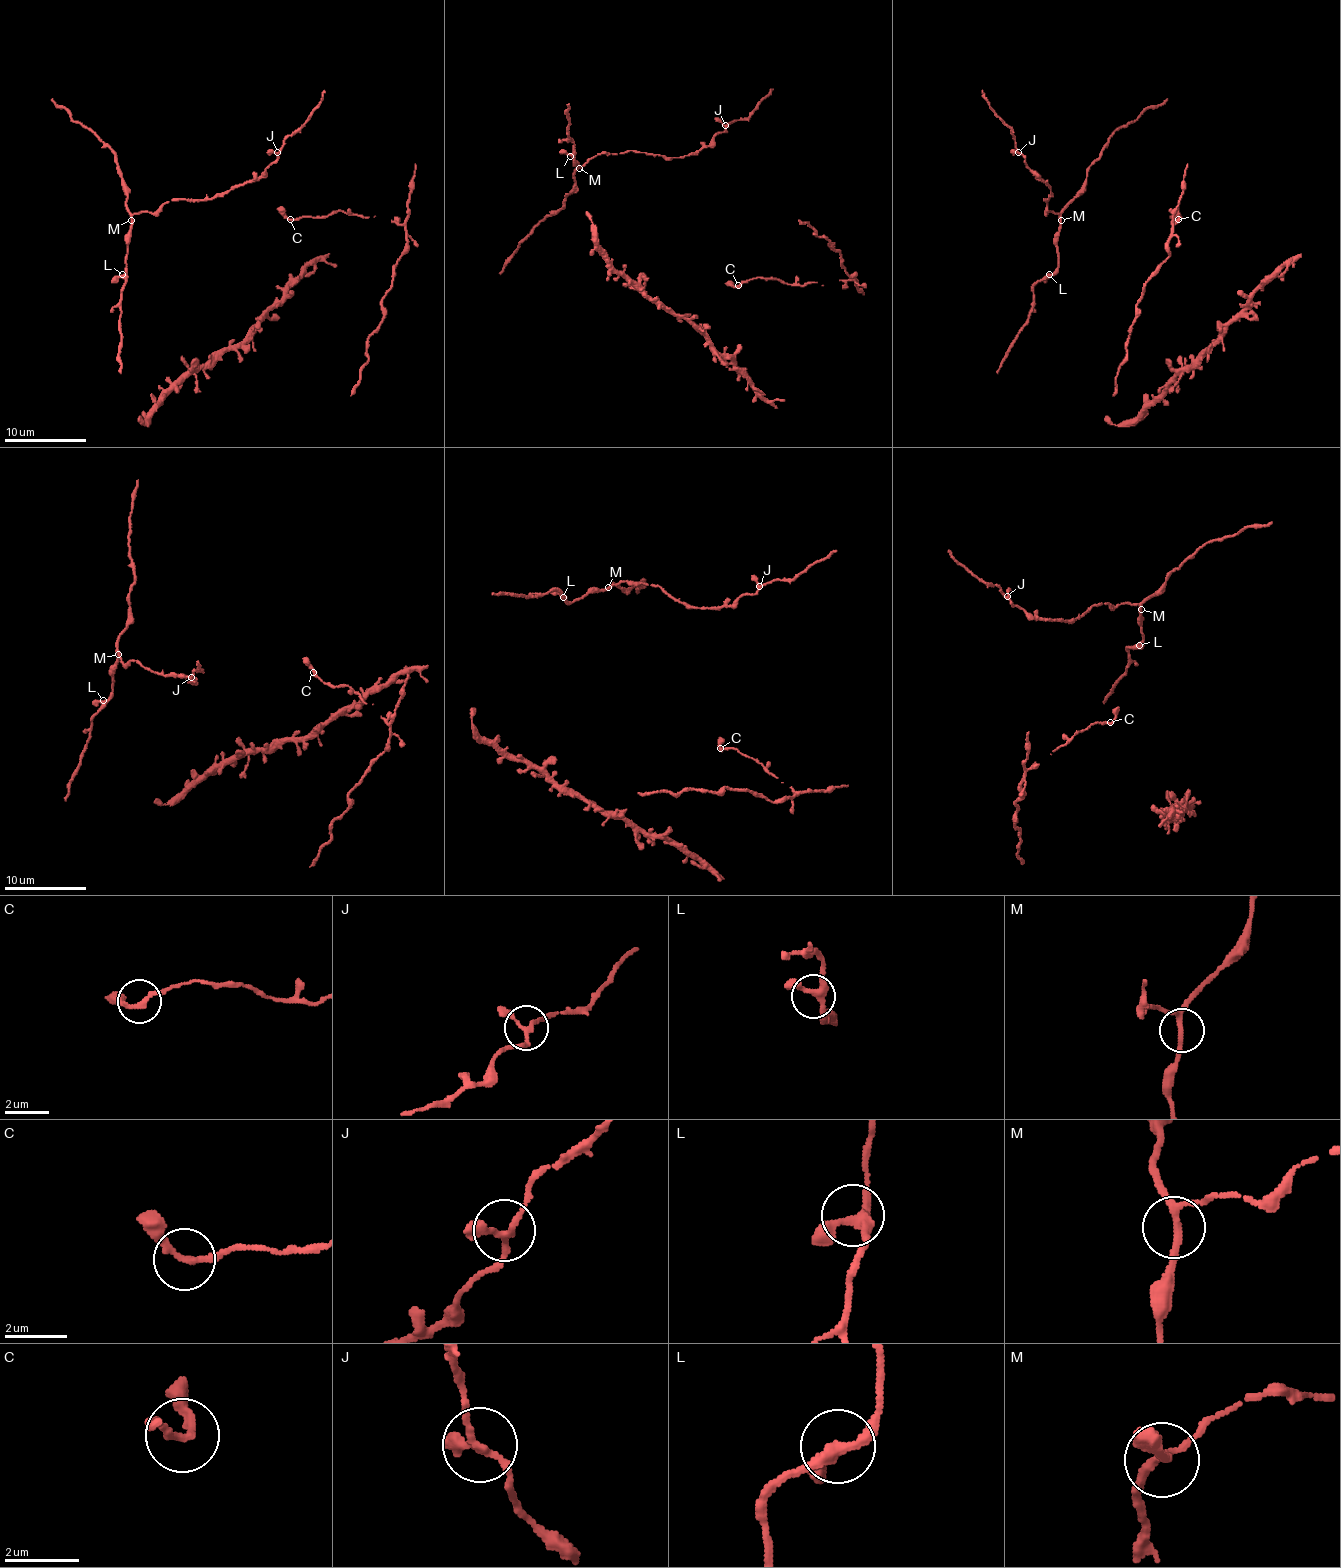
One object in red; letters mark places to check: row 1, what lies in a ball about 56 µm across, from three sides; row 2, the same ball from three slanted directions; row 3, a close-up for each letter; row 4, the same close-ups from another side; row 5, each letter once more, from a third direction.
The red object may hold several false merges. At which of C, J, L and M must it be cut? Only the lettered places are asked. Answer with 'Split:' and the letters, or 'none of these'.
Split: none of these

